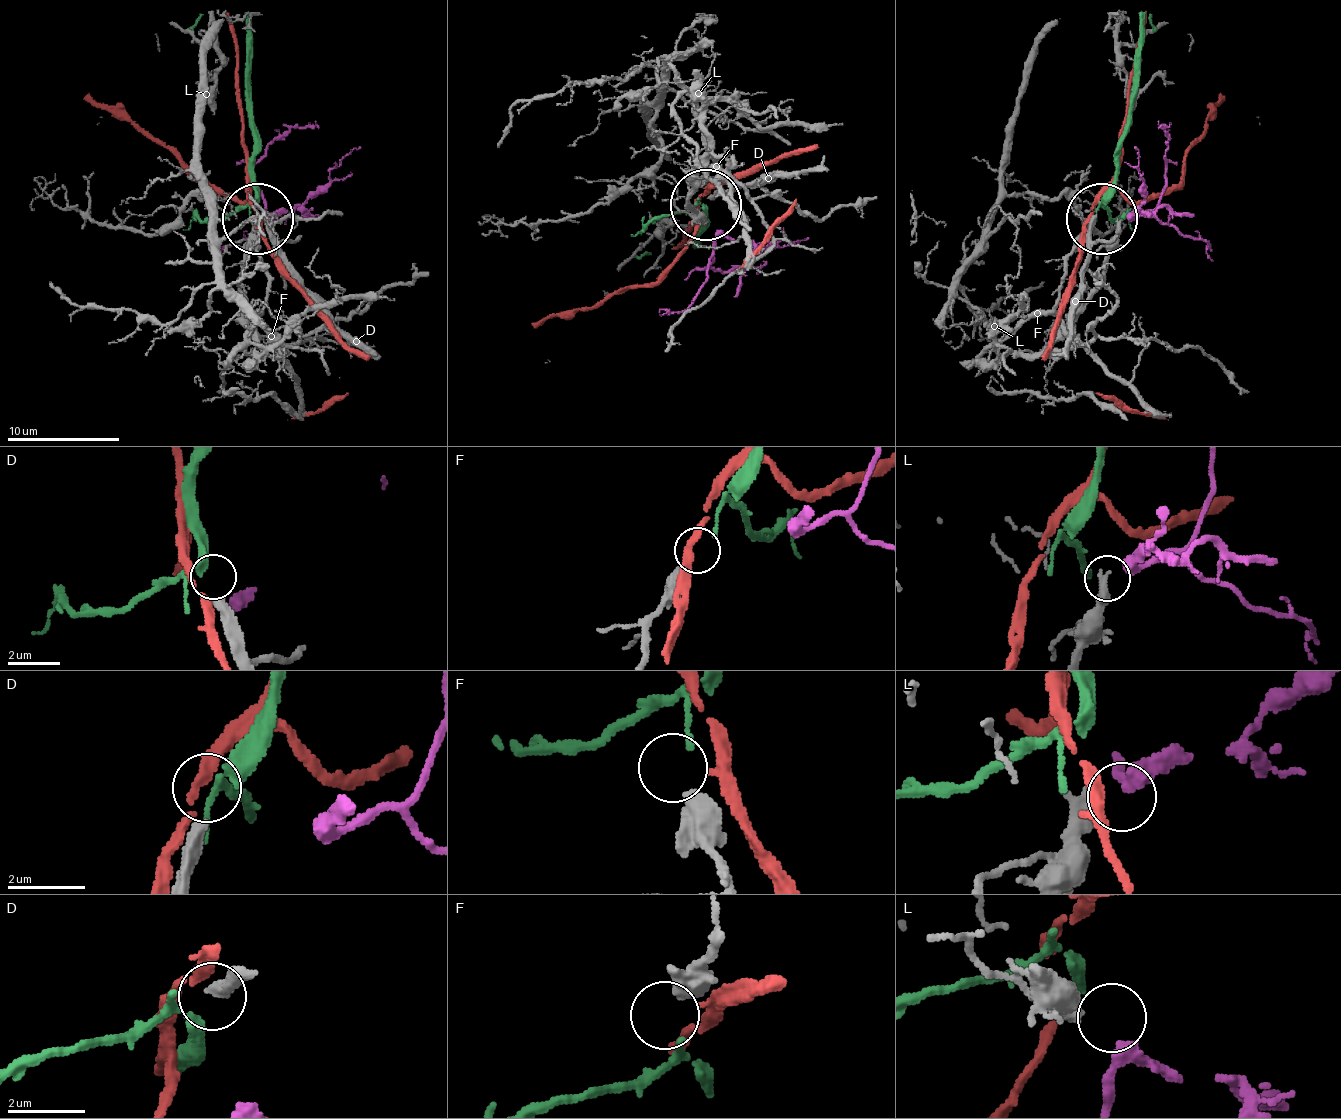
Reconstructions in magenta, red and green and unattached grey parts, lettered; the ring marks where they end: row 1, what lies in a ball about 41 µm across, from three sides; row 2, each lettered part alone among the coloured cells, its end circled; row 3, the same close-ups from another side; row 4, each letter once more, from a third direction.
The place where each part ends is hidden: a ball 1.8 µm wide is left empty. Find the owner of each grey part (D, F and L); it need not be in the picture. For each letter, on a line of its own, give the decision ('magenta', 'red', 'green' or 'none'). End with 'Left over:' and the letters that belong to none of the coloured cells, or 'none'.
D: green
F: none
L: magenta
Left over: F

